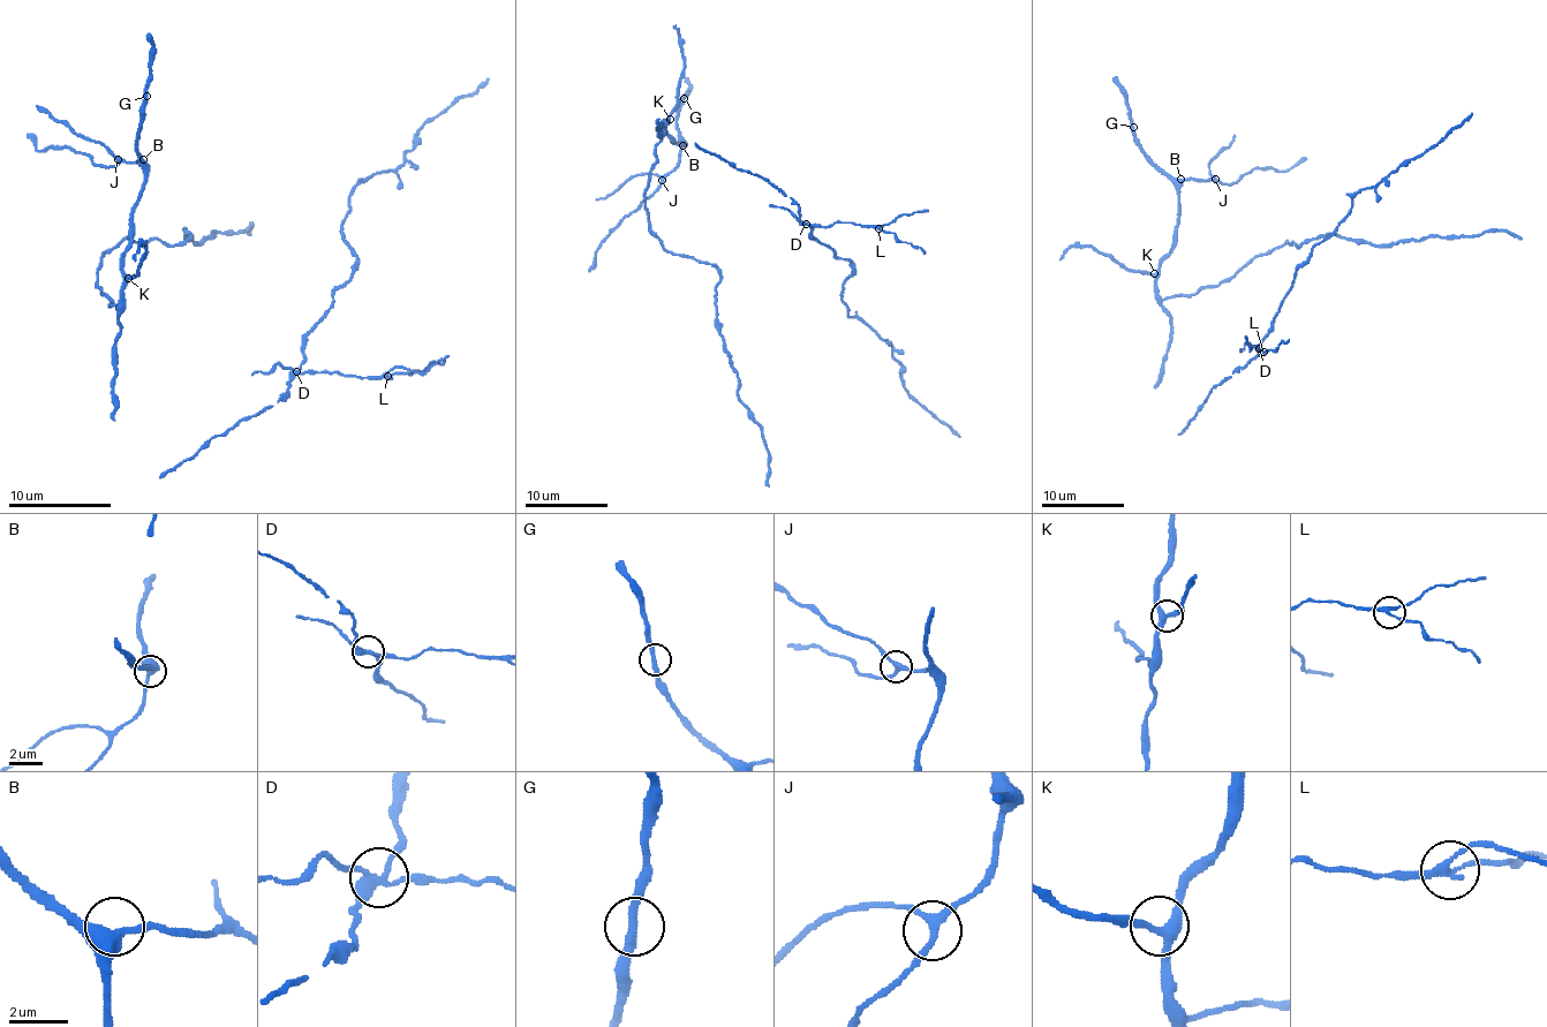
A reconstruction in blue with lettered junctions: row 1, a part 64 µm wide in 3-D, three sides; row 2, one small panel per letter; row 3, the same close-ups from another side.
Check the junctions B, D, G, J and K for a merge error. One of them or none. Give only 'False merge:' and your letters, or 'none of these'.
False merge: D

